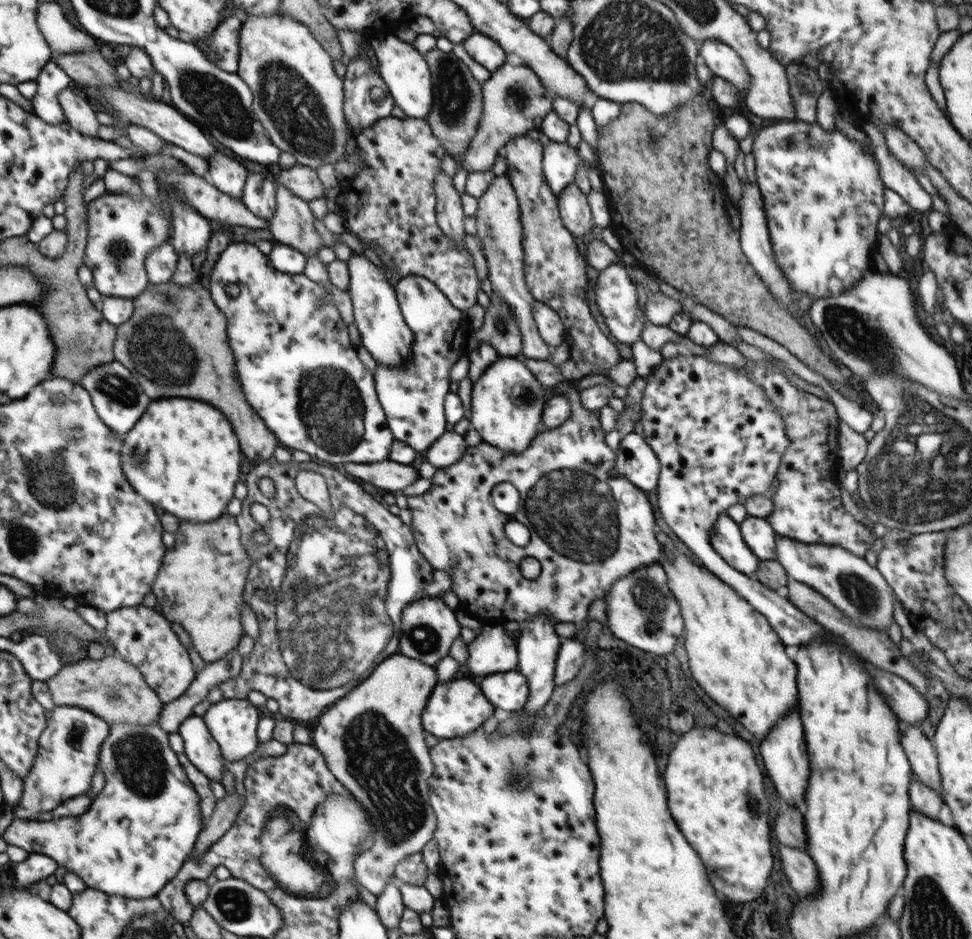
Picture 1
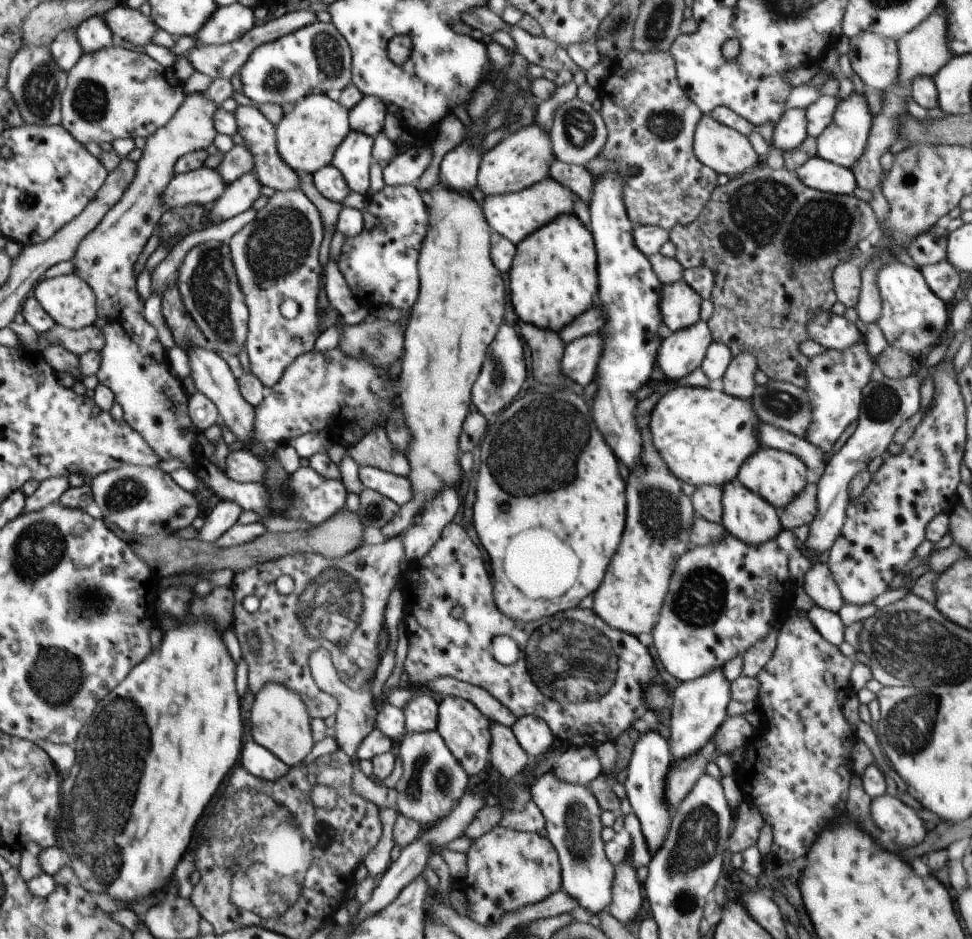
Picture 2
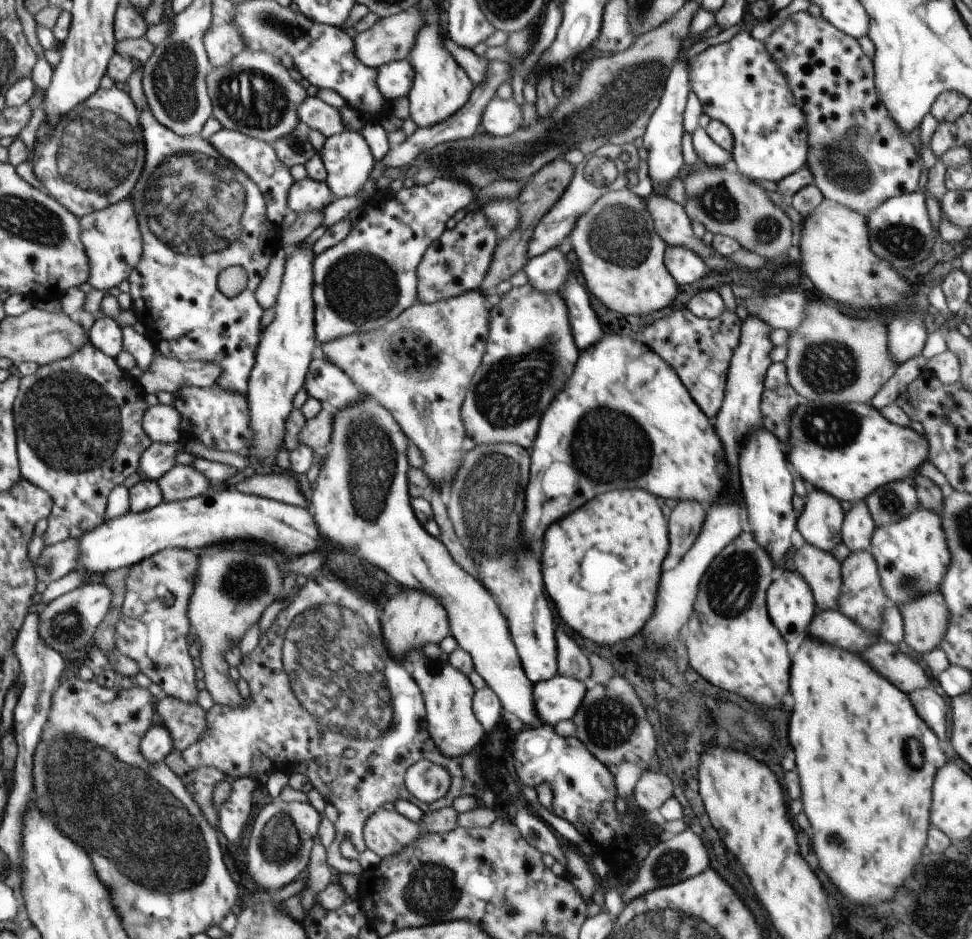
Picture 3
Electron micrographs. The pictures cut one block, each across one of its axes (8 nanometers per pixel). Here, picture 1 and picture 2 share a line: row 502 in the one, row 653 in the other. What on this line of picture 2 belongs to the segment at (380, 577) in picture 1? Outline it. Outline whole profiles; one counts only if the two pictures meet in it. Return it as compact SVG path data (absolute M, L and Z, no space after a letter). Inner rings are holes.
M370 539L369 542L340 558L328 558L311 552L297 552L294 555L278 557L271 561L256 563L250 569L236 574L232 587L237 598L234 605L232 628L238 637L243 660L248 665L247 677L252 694L257 695L268 682L284 685L298 693L304 701L311 718L335 716L339 702L328 692L324 692L314 681L309 665L310 656L322 646L331 647L331 659L340 675L341 681L354 690L366 686L375 676L381 658L378 652L378 636L382 632L385 610L392 589L397 588L400 576L400 562L406 559L404 547L399 539ZM280 576L291 576L296 588L294 594L283 595L276 590L274 582ZM247 595L256 595L261 601L259 609L250 613L242 607L242 599ZM254 631L260 638L260 654L254 654L248 644L248 633Z

